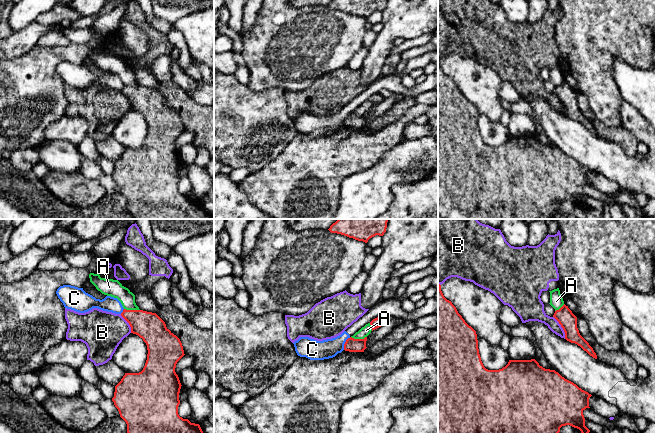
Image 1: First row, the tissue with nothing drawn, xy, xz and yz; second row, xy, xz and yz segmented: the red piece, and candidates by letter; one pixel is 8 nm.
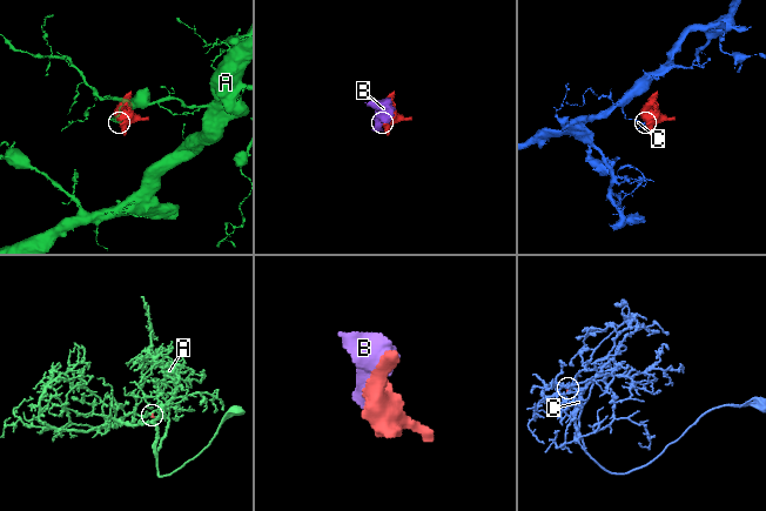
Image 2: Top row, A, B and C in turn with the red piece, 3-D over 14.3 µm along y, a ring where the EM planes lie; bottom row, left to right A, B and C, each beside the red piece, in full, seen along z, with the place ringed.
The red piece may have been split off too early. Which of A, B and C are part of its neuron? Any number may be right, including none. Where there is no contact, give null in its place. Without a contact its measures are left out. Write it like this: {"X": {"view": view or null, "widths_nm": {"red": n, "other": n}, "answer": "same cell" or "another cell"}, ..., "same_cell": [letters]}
{"A": {"view": "xy", "widths_nm": {"red": 220, "other": 140}, "answer": "another cell"}, "B": {"view": "yz", "widths_nm": {"red": 140, "other": 160}, "answer": "another cell"}, "C": {"view": "xz", "widths_nm": {"red": 110, "other": 160}, "answer": "another cell"}, "same_cell": []}

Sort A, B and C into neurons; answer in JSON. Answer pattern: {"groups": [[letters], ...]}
{"groups": [["A"], ["B"], ["C"]]}

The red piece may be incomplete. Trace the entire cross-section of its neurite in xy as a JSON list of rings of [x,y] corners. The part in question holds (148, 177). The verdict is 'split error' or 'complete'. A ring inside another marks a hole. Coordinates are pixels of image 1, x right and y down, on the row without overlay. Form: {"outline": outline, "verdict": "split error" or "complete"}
{"outline": [[[124,85],[121,92],[129,99],[131,109],[143,115],[148,126],[143,146],[139,149],[125,149],[115,162],[112,174],[120,193],[127,200],[127,209],[130,215],[133,219],[214,219],[212,214],[203,209],[199,200],[191,199],[178,190],[179,169],[182,161],[175,144],[177,138],[185,131],[180,115],[166,103],[165,98],[156,89]]], "verdict": "complete"}

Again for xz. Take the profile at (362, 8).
{"outline": [[[332,0],[328,6],[367,19],[376,11],[383,12],[386,4],[387,0]]], "verdict": "complete"}

